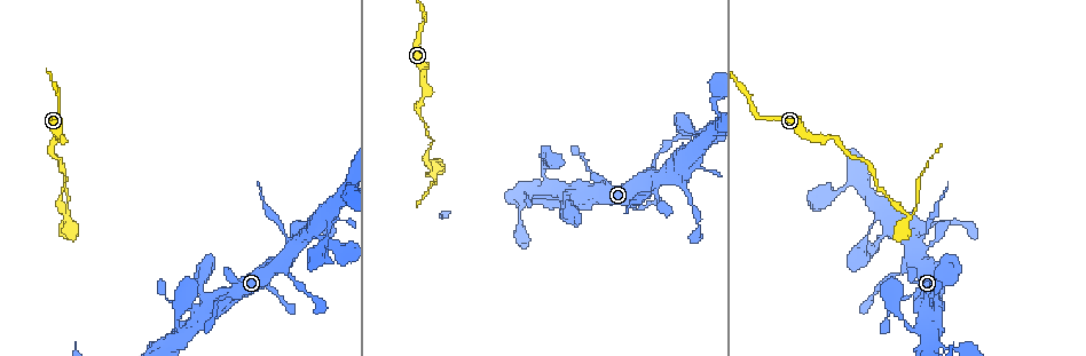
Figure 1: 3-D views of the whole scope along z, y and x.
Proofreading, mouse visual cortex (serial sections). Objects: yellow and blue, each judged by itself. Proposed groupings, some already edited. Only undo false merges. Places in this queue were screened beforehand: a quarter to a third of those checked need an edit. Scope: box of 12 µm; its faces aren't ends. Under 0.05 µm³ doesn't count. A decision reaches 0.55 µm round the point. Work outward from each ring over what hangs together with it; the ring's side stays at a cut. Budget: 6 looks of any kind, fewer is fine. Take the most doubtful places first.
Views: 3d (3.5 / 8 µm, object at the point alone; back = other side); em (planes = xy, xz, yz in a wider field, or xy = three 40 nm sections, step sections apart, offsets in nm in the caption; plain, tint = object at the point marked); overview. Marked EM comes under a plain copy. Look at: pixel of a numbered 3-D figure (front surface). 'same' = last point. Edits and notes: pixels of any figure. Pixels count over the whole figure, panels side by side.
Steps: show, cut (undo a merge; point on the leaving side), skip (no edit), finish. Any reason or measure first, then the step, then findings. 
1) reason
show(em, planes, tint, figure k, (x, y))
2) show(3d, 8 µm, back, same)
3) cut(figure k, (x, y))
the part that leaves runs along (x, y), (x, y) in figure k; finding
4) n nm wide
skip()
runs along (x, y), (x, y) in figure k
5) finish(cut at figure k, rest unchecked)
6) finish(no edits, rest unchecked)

sharp bend
show(3d, 3.5 µm, figure 1, (907, 216))

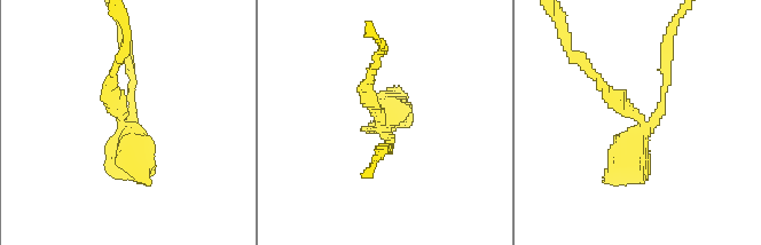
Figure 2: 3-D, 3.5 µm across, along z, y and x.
shape alone is not enough
show(em, xy, step 3, tint, figure 2, (379, 126))

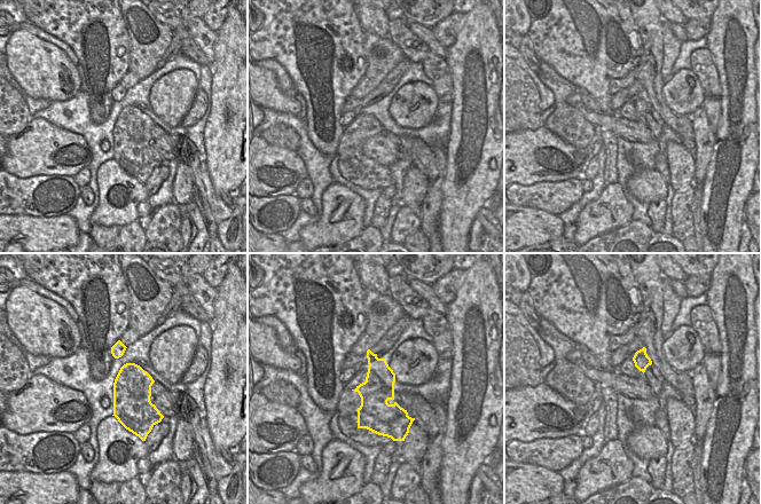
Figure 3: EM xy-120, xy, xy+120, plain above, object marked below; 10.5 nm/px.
show(em, xy, step 1, tint, same)

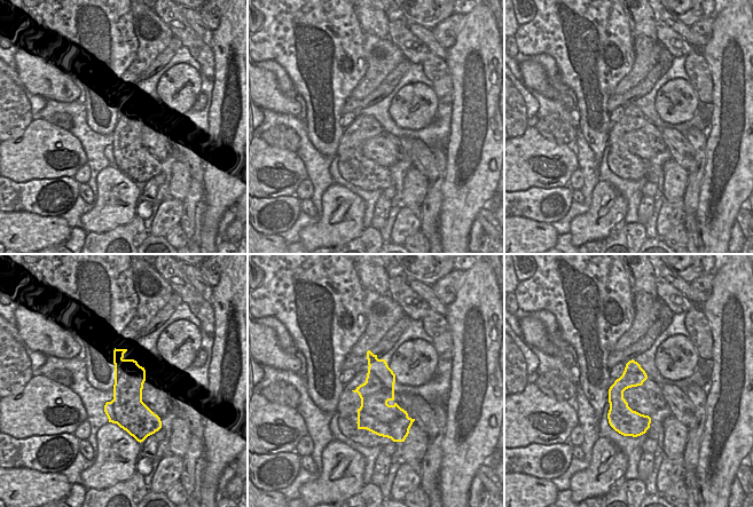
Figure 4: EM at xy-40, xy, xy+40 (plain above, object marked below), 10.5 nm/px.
360 nm wide
cut(figure 2, (148, 147))
the part that leaves runs along (123, 126), (141, 165), (141, 182) in figure 2; a second cell is stuck on

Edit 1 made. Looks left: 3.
thick turns thin
show(3d, 3.5 µm, figure 1, (929, 228))

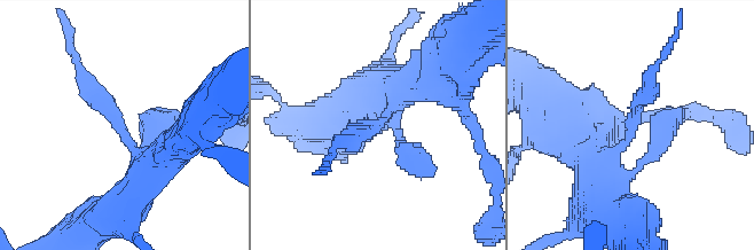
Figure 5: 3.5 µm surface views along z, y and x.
cut(figure 5, (94, 101))
the part that leaves runs along (120, 130), (81, 77), (71, 41) in figure 5; a second cell is stuck on

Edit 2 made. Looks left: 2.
finish(cut at figure 2, cut at figure 5, rest unchecked)

